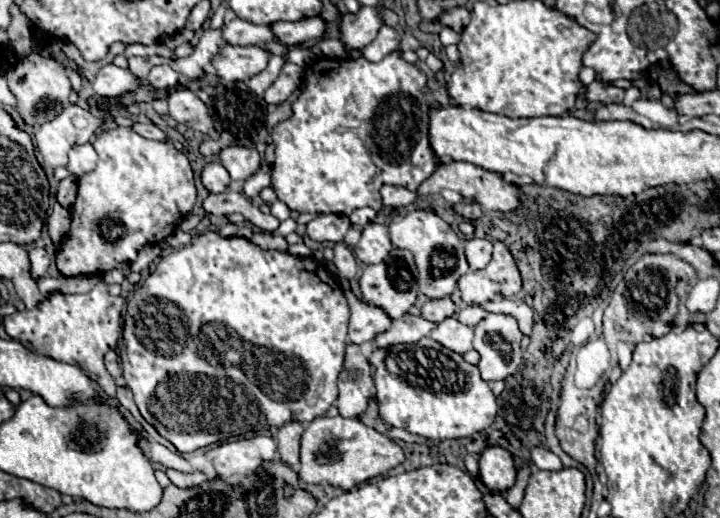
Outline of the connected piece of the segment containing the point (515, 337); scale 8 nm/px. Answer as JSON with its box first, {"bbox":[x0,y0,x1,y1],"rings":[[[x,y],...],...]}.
{"bbox":[474,314,522,382],"rings":[[[488,314],[474,328],[474,348],[480,352],[480,374],[486,382],[504,380],[514,374],[520,360],[522,332],[516,318],[508,314]]]}

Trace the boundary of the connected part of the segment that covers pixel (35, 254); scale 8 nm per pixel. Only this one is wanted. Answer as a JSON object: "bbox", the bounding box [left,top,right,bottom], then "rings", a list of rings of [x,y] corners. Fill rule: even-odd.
{"bbox":[29,248,51,278],"rings":[[[34,248],[29,251],[32,278],[40,278],[46,273],[50,263],[51,255],[44,248]]]}

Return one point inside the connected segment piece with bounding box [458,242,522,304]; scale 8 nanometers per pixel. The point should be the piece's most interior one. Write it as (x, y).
(501, 276)

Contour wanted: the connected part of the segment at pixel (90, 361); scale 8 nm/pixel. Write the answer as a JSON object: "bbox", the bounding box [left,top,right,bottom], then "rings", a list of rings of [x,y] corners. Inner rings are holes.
{"bbox":[2,282,124,396],"rings":[[[100,282],[86,294],[54,292],[32,310],[14,312],[6,316],[2,322],[10,338],[22,342],[24,346],[32,348],[42,356],[78,366],[88,378],[98,382],[108,396],[116,396],[116,384],[108,370],[104,368],[104,354],[116,348],[122,336],[120,328],[122,308],[124,300],[120,296],[110,296],[108,286]]]}

